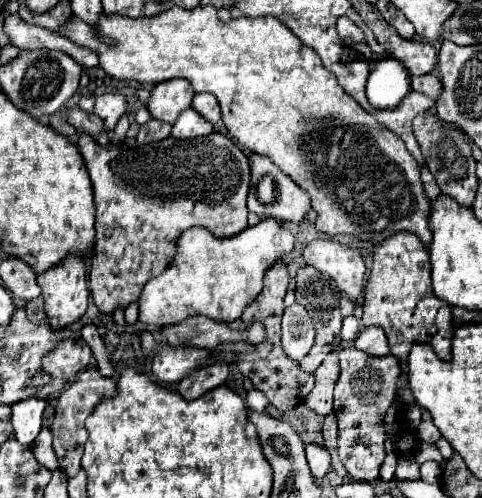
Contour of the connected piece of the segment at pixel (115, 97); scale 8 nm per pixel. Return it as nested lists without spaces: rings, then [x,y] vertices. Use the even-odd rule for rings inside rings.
[[[102,93],[96,97],[94,113],[106,121],[108,129],[114,129],[118,119],[126,113],[126,97],[122,93]]]

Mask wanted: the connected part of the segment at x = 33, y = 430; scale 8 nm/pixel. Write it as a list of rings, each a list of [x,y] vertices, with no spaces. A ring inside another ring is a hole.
[[[30,397],[26,401],[18,401],[10,405],[12,409],[12,429],[14,437],[22,445],[32,445],[38,431],[42,429],[42,413],[44,413],[46,401]]]

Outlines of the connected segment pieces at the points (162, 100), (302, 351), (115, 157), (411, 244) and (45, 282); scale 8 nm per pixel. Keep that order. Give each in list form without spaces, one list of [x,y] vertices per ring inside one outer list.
[[[186,79],[162,81],[154,87],[148,103],[148,111],[154,119],[174,123],[178,115],[192,105],[194,89]]]
[[[298,303],[284,311],[282,319],[282,349],[292,361],[300,361],[314,345],[314,323],[306,309]]]
[[[214,131],[206,137],[176,139],[168,137],[148,145],[102,147],[90,135],[78,133],[78,149],[88,167],[96,203],[96,255],[90,263],[90,291],[100,311],[112,313],[118,305],[136,301],[142,285],[166,269],[174,257],[174,237],[200,225],[218,237],[230,237],[248,227],[246,197],[250,189],[250,159],[226,135]]]
[[[410,231],[394,233],[372,251],[372,271],[364,289],[364,325],[378,325],[394,341],[402,335],[402,343],[430,343],[434,353],[450,361],[450,343],[454,335],[452,311],[446,301],[434,297],[430,289],[430,259],[424,243]]]
[[[66,255],[58,265],[38,275],[38,285],[42,287],[44,309],[50,317],[52,329],[62,329],[78,321],[86,313],[88,305],[88,283],[86,283],[86,263],[80,255]]]

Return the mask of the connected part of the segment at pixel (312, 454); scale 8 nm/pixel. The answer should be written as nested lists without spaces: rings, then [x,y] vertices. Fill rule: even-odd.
[[[306,445],[306,459],[312,471],[312,477],[324,477],[330,469],[330,455],[320,445]]]

